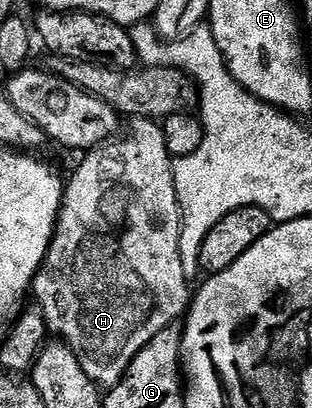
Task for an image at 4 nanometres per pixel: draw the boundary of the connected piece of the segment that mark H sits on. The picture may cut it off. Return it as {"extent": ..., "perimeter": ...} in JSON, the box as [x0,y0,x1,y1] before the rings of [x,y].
{"extent":[31,117,191,387],"perimeter":[[[137,117],[129,122],[126,139],[112,140],[99,148],[84,154],[83,161],[76,169],[72,179],[68,180],[65,188],[65,198],[61,200],[61,214],[57,216],[57,229],[53,232],[53,241],[45,256],[45,262],[33,281],[31,290],[36,304],[43,307],[45,324],[50,330],[59,333],[60,338],[76,353],[81,366],[92,381],[101,387],[112,387],[124,379],[125,372],[131,367],[133,360],[159,331],[163,331],[171,324],[180,322],[186,316],[191,304],[191,279],[183,271],[183,259],[180,258],[181,204],[177,198],[174,183],[174,157],[166,141],[164,128],[152,118]]]}

